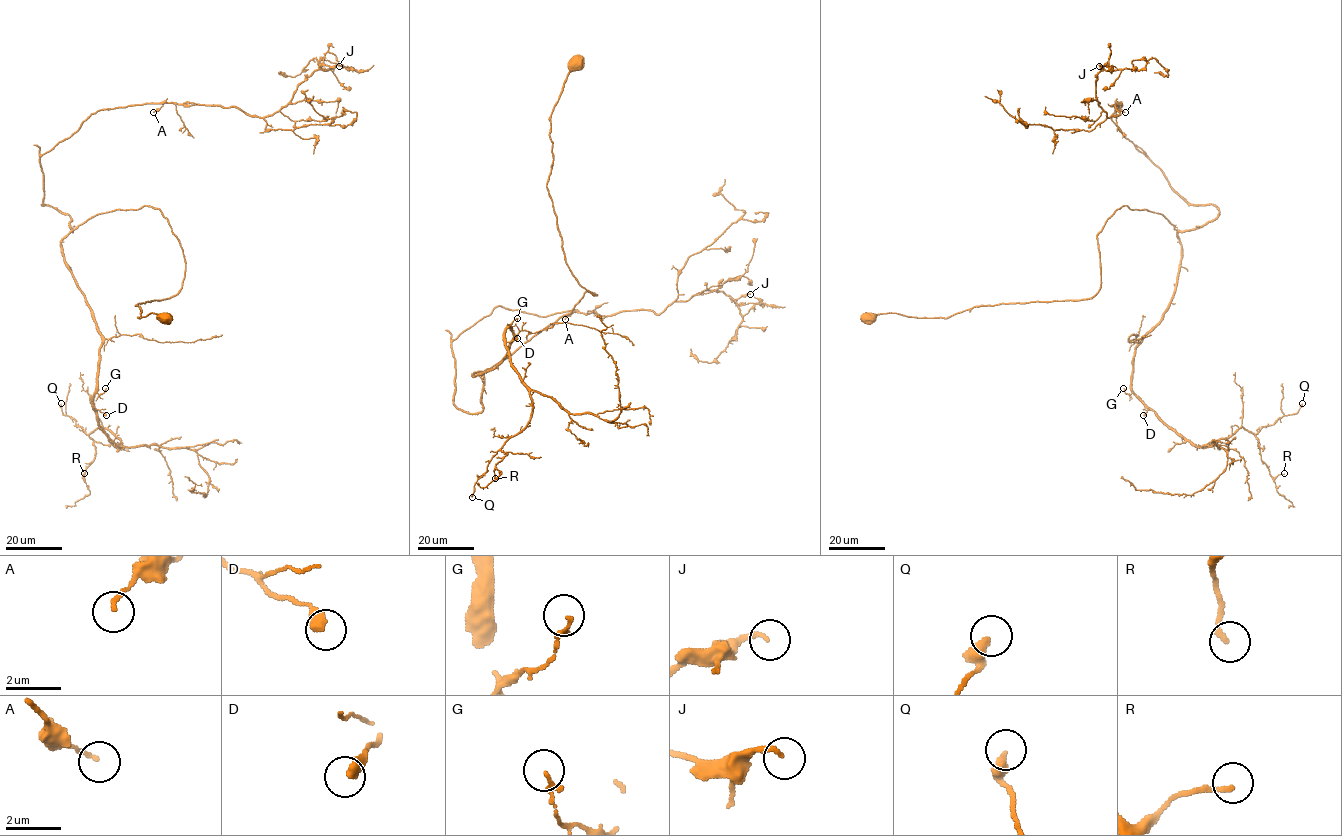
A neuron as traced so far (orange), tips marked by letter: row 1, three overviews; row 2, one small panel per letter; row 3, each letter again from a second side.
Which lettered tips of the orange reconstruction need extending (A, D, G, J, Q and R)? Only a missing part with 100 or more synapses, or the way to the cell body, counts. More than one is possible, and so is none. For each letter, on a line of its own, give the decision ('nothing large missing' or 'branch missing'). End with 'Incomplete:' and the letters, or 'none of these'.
A: nothing large missing
D: nothing large missing
G: nothing large missing
J: nothing large missing
Q: nothing large missing
R: nothing large missing
Incomplete: none of these

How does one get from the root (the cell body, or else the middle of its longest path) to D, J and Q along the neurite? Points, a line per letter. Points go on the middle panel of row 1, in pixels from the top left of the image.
D: (576, 62), (551, 116), (546, 188), (565, 263), (597, 294), (472, 375), (502, 360), (509, 326), (517, 338)
J: (576, 62), (546, 188), (597, 294), (483, 372), (480, 413), (456, 406), (452, 342), (498, 306), (750, 294)
Q: (576, 62), (546, 188), (597, 294), (472, 375), (509, 326), (530, 420), (472, 497)

